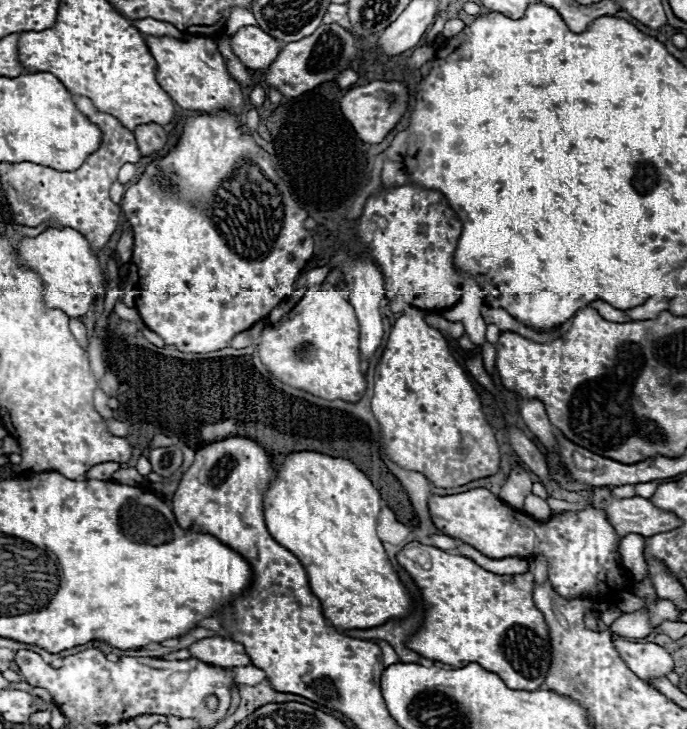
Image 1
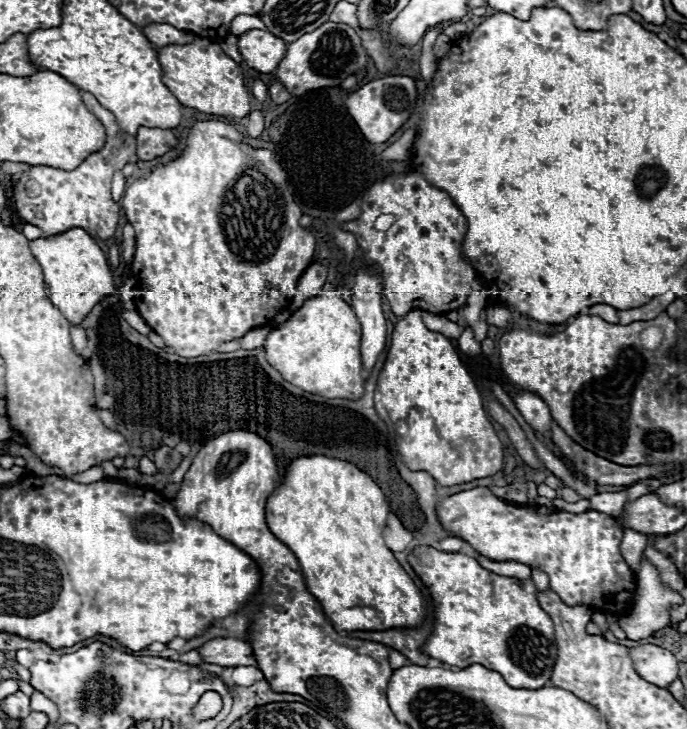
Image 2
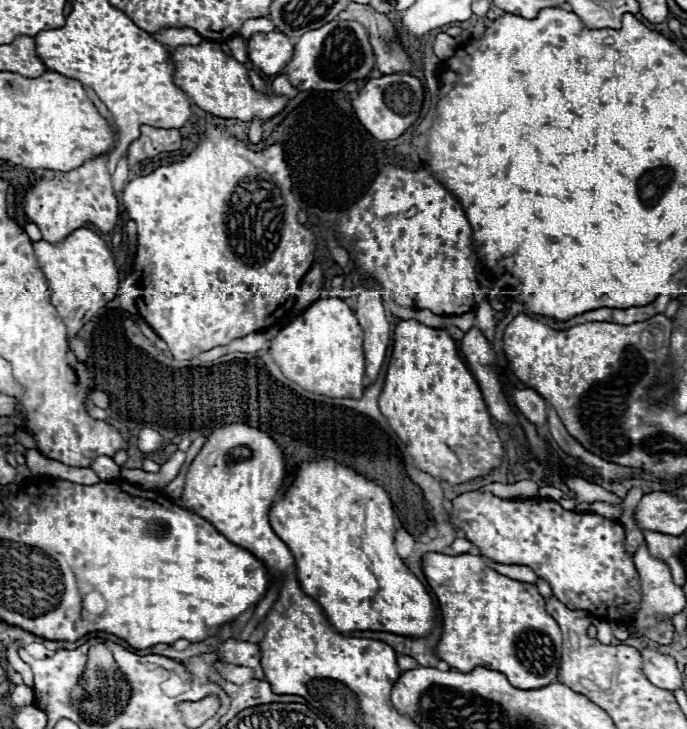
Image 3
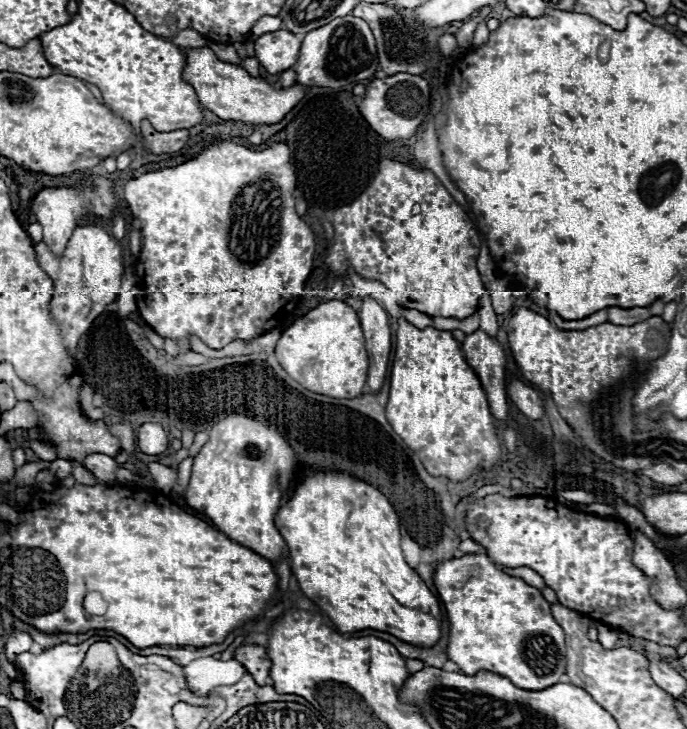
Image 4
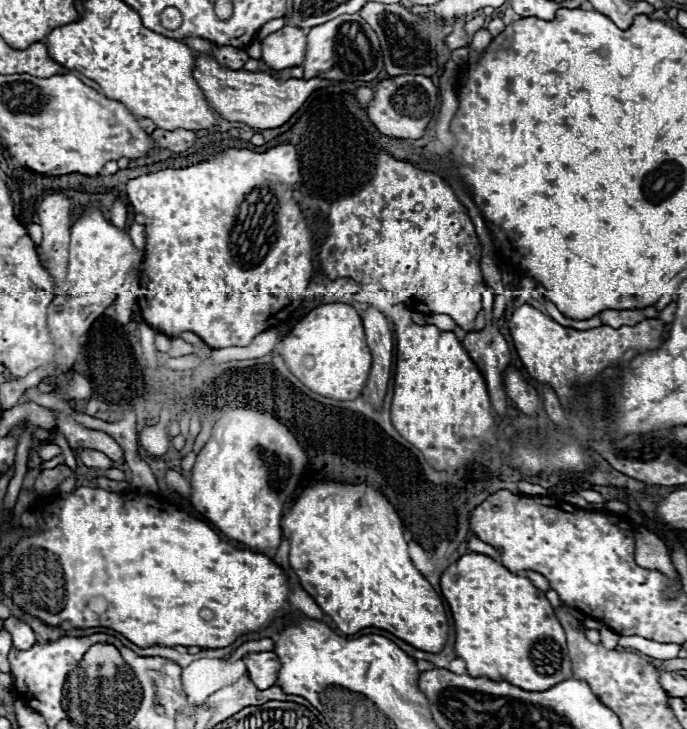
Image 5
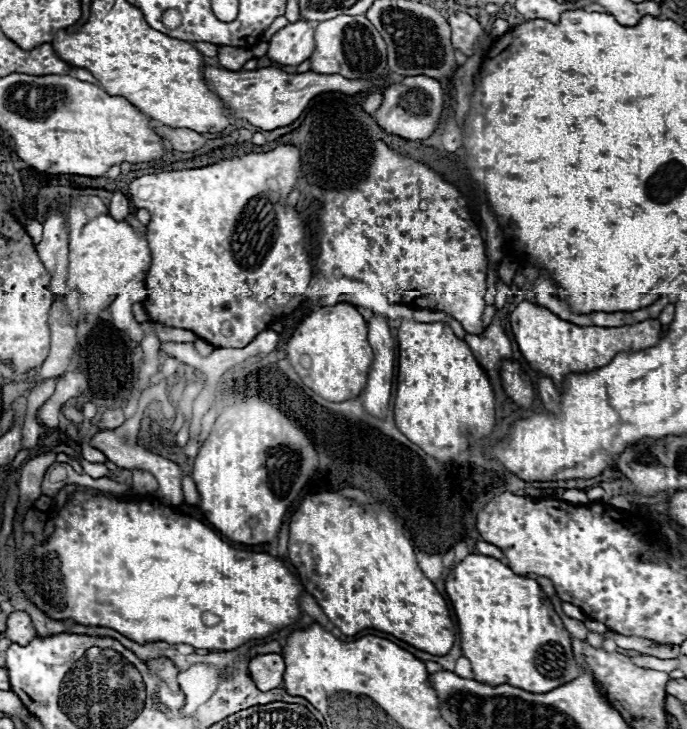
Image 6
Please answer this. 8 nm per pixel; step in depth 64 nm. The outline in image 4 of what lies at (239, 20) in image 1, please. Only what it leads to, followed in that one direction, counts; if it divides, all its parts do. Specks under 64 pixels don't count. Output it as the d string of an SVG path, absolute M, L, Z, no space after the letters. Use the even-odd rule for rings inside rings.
M264 16L258 24L254 24L254 28L250 30L250 40L262 36L262 34L268 34L268 32L276 32L280 30L282 26L282 20L278 16Z

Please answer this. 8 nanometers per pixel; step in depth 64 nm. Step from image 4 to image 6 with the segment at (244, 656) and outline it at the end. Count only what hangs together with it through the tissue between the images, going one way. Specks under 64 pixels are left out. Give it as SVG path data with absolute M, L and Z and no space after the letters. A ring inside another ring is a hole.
M258 654L248 664L250 676L262 692L268 692L270 688L282 688L284 684L284 658L280 654Z

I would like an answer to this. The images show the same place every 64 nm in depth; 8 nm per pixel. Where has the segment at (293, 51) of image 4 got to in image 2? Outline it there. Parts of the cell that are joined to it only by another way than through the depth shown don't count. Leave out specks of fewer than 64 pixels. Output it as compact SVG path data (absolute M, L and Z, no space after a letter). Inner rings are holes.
M250 30L242 34L238 46L244 62L264 74L272 74L288 50L288 42L264 30Z

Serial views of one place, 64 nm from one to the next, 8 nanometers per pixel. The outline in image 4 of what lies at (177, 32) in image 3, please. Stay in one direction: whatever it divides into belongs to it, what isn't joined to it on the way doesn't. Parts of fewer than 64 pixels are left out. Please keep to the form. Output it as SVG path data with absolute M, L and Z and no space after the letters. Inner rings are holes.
M182 30L178 36L172 38L172 42L182 46L182 48L204 48L204 46L208 46L208 40L194 30Z

